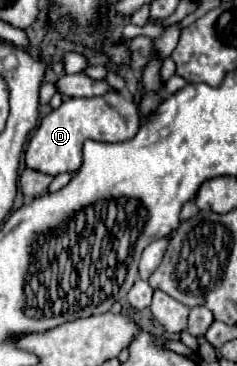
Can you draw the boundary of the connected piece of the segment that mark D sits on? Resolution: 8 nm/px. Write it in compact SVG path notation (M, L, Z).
M115 90L93 98L69 98L57 110L49 112L41 120L41 126L31 136L25 154L27 168L39 170L49 176L57 176L63 172L77 172L77 168L81 168L81 144L85 140L89 138L99 142L131 140L137 134L139 126L141 116L137 104Z

